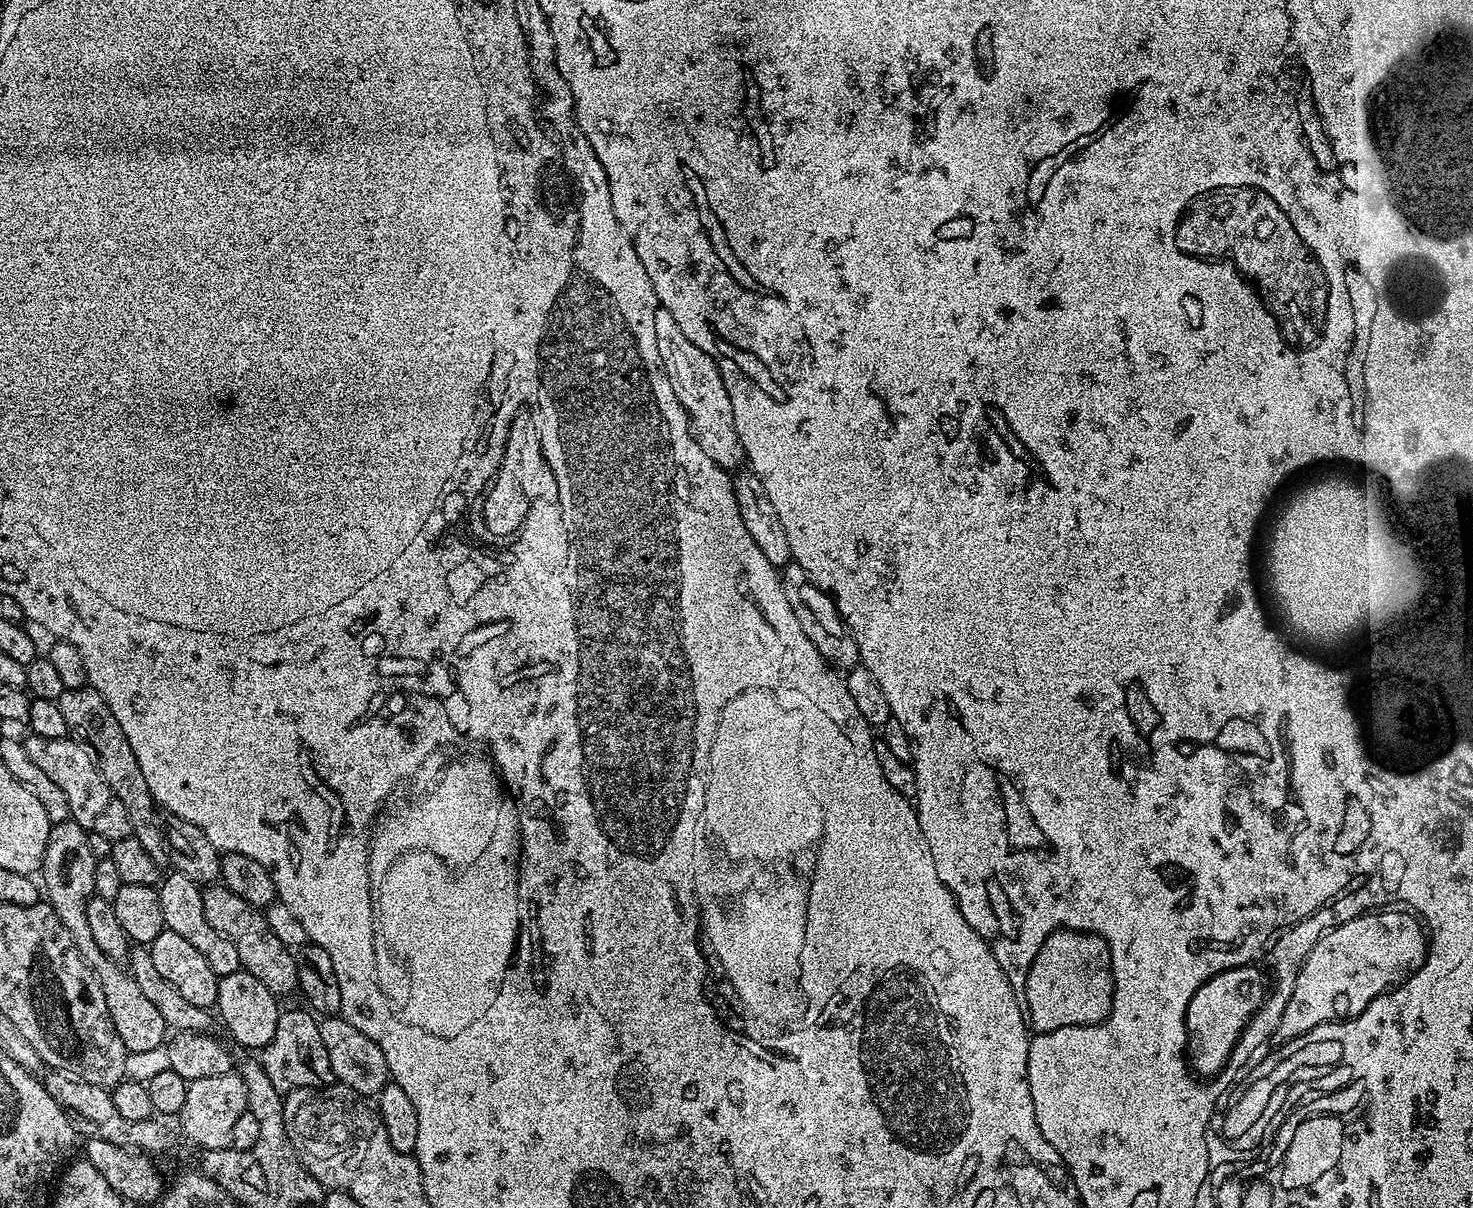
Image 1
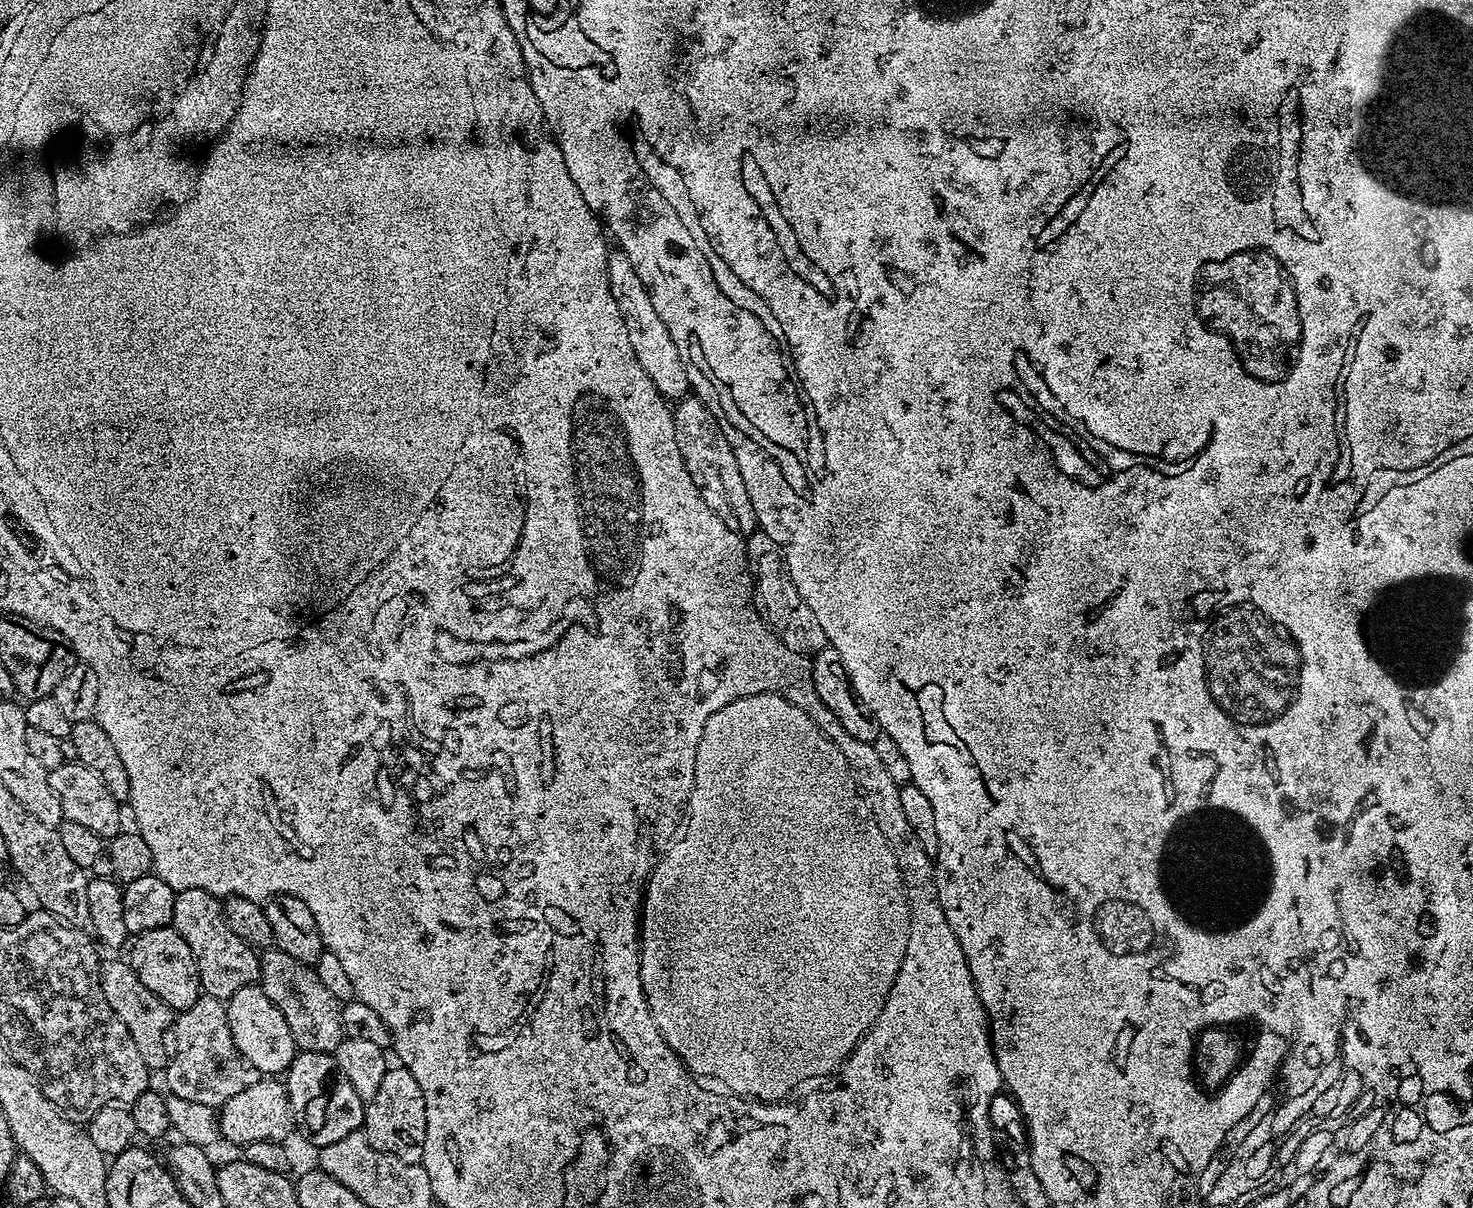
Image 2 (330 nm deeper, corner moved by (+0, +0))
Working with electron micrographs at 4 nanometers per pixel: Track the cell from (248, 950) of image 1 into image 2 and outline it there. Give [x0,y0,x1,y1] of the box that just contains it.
[259,947,346,1053]

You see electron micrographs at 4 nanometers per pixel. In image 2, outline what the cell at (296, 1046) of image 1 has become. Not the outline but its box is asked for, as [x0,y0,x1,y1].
[282,1051,366,1149]

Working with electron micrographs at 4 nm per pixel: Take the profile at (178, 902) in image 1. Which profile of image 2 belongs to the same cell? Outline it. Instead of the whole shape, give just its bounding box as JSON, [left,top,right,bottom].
[170,888,260,1002]

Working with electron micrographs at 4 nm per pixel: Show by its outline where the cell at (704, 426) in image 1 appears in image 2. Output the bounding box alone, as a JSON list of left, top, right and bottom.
[608,250,689,402]

